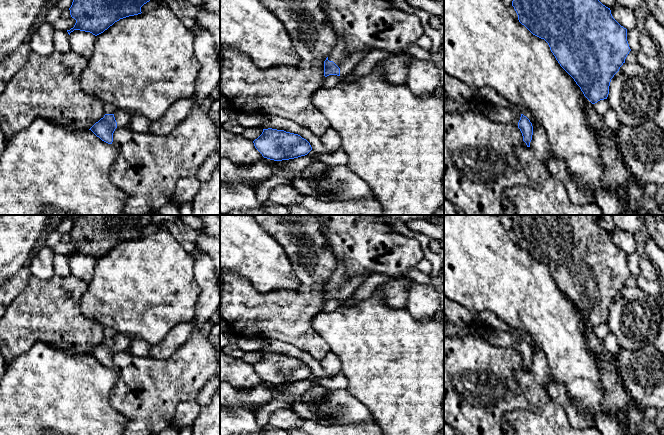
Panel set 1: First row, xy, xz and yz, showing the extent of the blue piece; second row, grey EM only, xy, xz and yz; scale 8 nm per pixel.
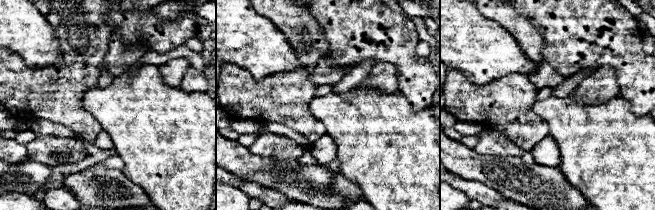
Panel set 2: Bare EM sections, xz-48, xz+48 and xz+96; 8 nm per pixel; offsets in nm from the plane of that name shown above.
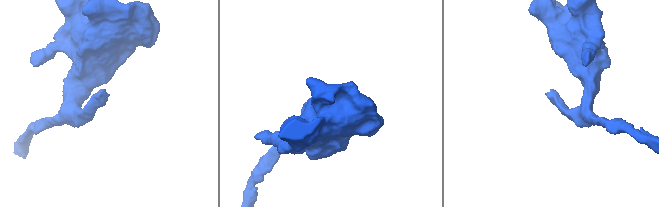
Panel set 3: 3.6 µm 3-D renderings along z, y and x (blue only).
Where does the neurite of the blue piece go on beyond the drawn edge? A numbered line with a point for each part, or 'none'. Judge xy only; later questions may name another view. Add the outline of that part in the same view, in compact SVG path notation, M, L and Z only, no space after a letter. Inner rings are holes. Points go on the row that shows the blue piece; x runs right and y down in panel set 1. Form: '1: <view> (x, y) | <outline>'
1: xy (122, 118) | M117 109L114 113L114 117L117 122L117 128L121 128L129 125L132 115L127 114L123 110Z

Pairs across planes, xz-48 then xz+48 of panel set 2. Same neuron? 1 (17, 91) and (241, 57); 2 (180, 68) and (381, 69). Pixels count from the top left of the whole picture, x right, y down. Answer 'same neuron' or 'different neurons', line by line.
1: different neurons
2: same neuron

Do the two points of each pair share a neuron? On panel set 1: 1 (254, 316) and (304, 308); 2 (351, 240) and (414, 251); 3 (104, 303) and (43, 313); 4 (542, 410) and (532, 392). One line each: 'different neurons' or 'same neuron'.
1: same neuron
2: same neuron
3: different neurons
4: same neuron

